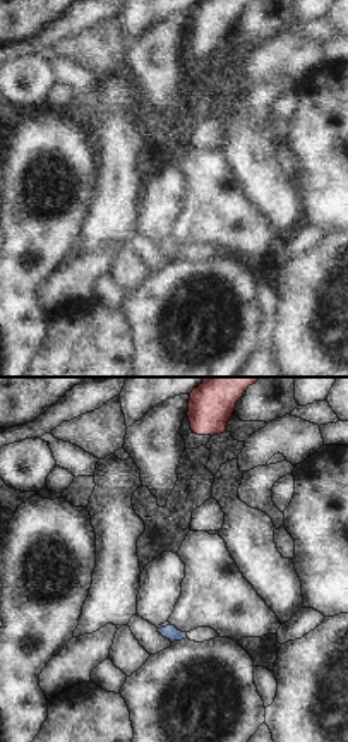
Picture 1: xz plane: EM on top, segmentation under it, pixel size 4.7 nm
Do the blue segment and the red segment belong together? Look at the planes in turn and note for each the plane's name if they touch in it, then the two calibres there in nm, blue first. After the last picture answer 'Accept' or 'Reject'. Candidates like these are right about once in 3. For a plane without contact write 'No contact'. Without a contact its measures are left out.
No contact.

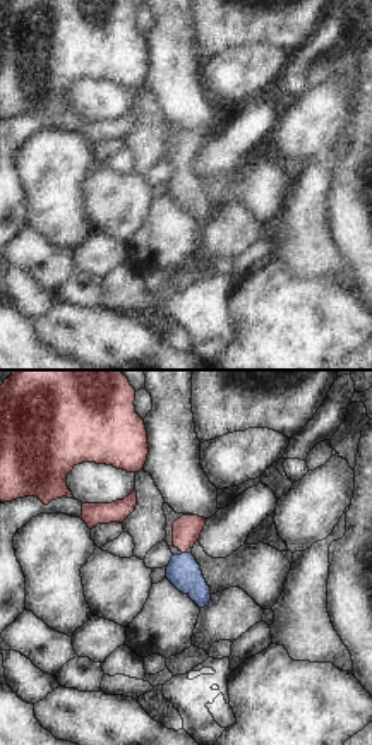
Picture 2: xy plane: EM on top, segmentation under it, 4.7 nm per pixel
No contact.

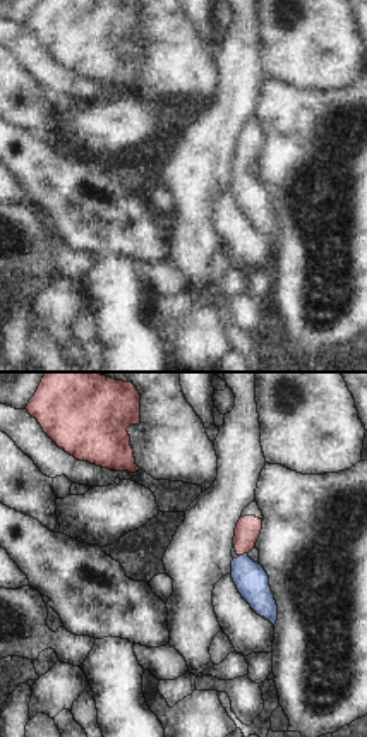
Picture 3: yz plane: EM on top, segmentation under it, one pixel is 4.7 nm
Touches blue in yz. Thickness 160 nm (blue) against 120 nm.

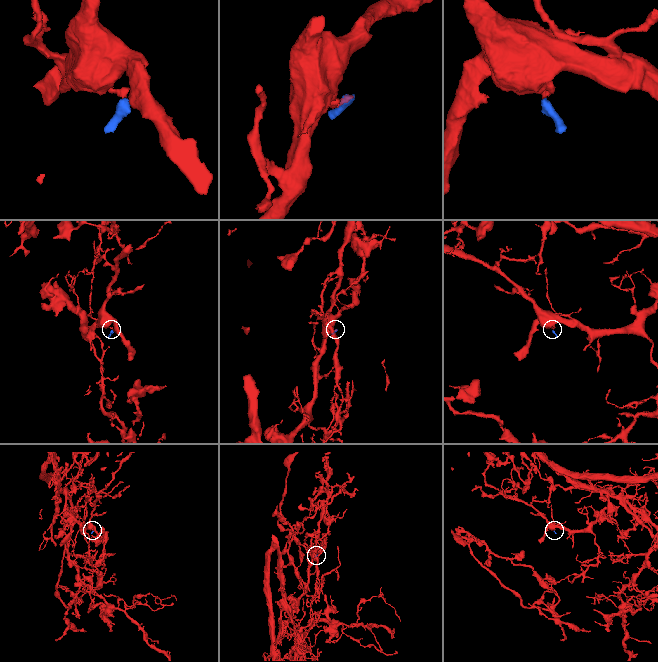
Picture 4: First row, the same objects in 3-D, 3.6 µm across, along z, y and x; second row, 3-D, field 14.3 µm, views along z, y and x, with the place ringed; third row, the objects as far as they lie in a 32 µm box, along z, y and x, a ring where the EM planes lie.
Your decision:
Accept.

